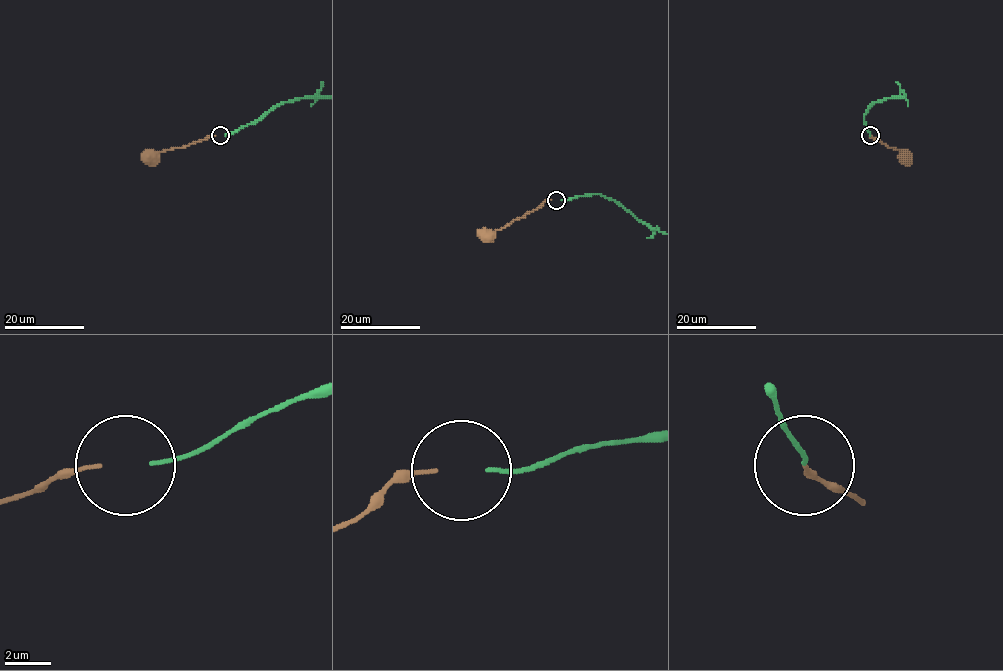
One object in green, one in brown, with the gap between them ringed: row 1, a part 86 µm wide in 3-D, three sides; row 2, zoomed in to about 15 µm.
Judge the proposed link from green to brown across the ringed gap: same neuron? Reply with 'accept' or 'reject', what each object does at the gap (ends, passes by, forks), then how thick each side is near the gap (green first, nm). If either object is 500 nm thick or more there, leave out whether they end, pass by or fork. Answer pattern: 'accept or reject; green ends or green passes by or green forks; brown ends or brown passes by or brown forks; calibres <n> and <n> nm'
accept; green ends; brown ends; calibres 160 and 150 nm

